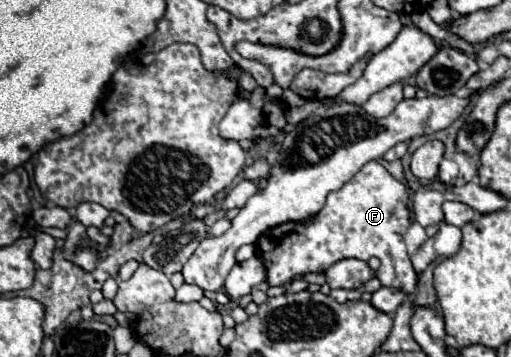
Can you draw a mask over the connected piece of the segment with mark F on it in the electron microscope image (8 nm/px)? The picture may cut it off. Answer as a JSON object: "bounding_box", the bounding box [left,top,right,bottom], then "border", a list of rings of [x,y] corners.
{"bounding_box":[259,161,417,293],"border":[[[369,161],[351,181],[329,193],[327,203],[317,215],[317,221],[309,221],[305,225],[291,223],[285,237],[277,241],[277,249],[259,253],[267,267],[269,285],[289,283],[293,275],[323,273],[341,259],[353,257],[367,261],[369,257],[377,257],[381,261],[379,277],[383,277],[383,285],[411,293],[417,283],[417,275],[403,239],[411,217],[407,199],[405,185],[393,179],[377,161]]]}

